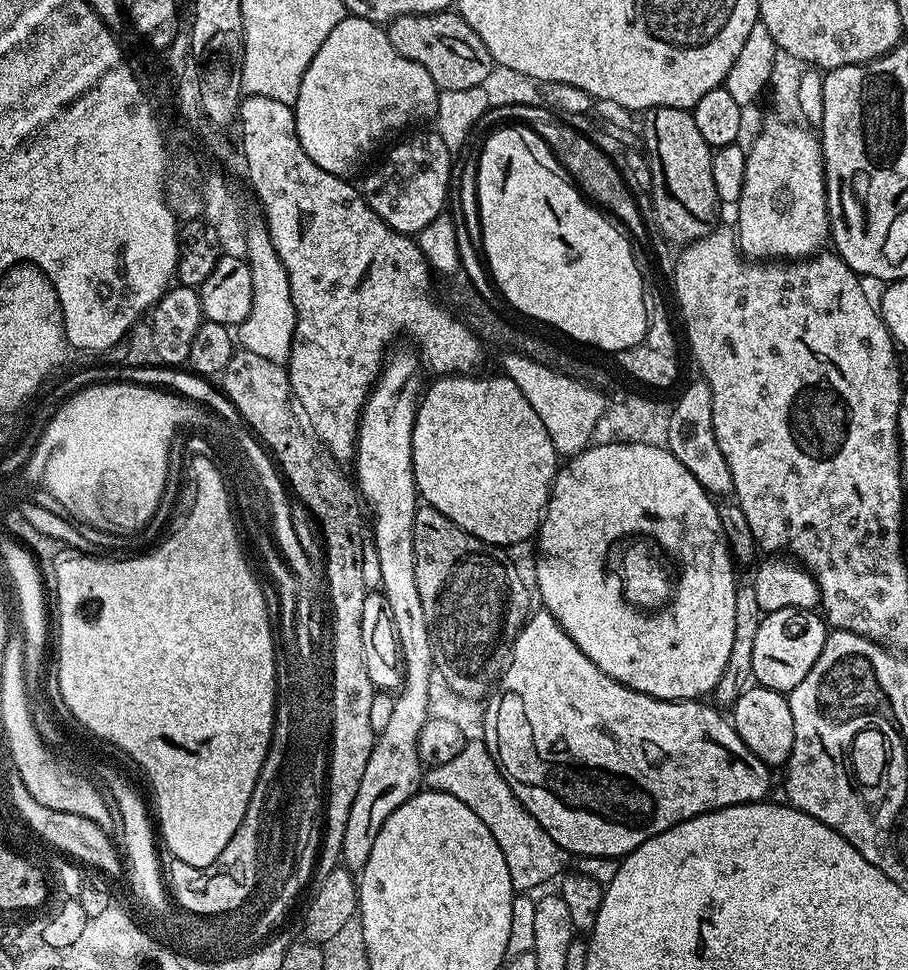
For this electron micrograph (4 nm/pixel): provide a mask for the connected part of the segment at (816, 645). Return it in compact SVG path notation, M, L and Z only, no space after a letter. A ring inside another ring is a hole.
M787 608L767 613L754 637L752 676L755 683L775 692L792 692L794 686L810 674L810 666L818 662L828 633L821 613L811 608Z

